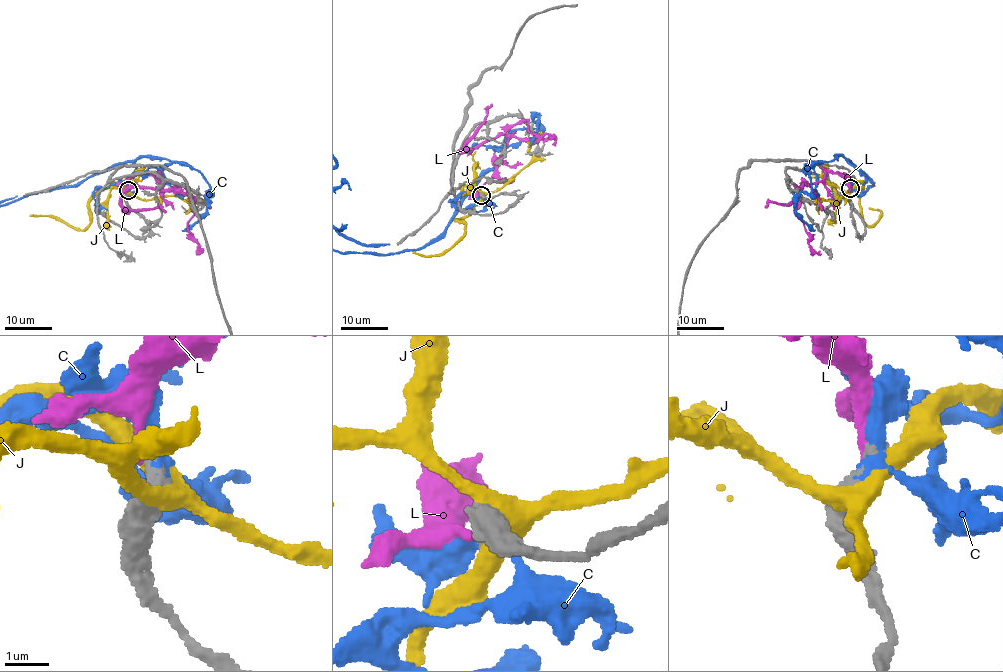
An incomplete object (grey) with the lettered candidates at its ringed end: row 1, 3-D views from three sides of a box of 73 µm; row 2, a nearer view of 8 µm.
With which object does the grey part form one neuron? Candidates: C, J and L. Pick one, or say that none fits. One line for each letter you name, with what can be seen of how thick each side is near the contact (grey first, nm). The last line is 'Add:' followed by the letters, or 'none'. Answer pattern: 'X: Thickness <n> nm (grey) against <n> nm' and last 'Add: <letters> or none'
C: Thickness 400 nm (grey) against 280 nm
Add: C

